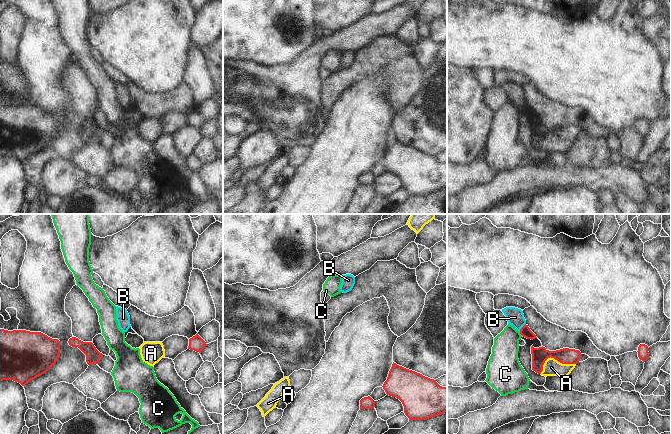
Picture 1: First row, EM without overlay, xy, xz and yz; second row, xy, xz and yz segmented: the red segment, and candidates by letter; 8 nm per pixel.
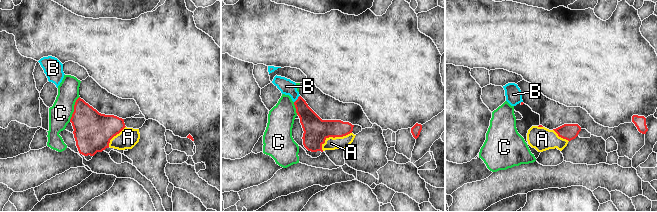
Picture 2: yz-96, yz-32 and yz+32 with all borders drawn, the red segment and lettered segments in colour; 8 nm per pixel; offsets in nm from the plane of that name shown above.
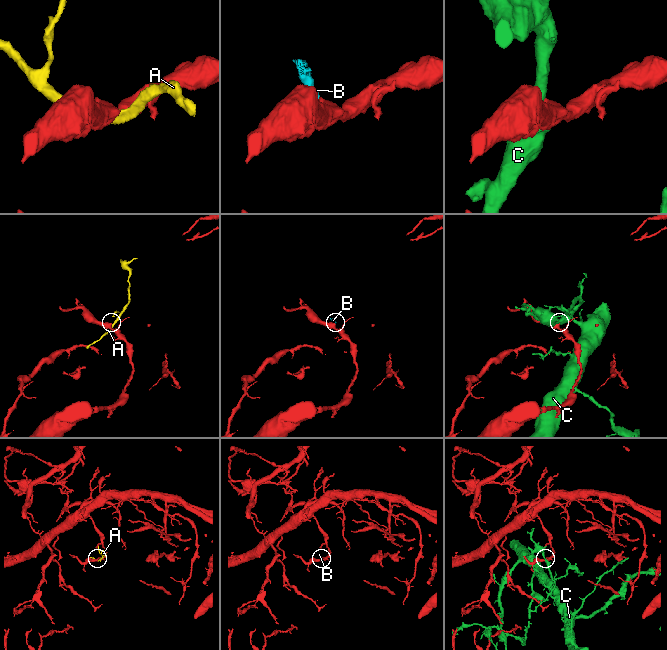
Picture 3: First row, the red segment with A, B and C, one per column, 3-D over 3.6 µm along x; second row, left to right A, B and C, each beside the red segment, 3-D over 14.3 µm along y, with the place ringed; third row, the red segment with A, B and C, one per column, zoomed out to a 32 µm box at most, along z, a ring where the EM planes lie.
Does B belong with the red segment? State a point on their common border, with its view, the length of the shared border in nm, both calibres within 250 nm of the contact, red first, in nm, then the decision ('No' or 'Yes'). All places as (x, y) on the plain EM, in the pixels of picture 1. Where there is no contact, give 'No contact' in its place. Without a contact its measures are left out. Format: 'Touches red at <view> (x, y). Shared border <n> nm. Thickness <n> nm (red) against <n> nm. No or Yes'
Touches red at yz (522, 103). Shared border 90 nm. Thickness 90 nm (red) against 140 nm. Yes

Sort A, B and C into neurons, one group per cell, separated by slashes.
A / B / C

